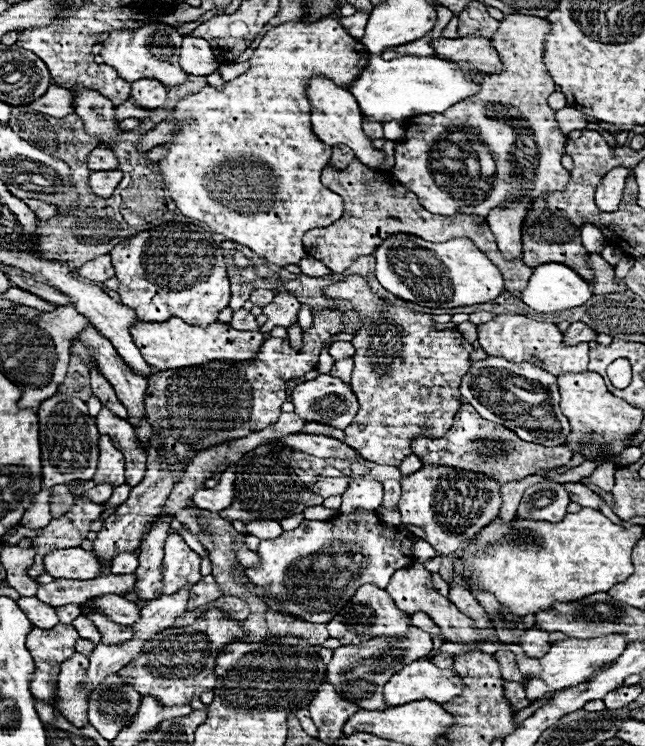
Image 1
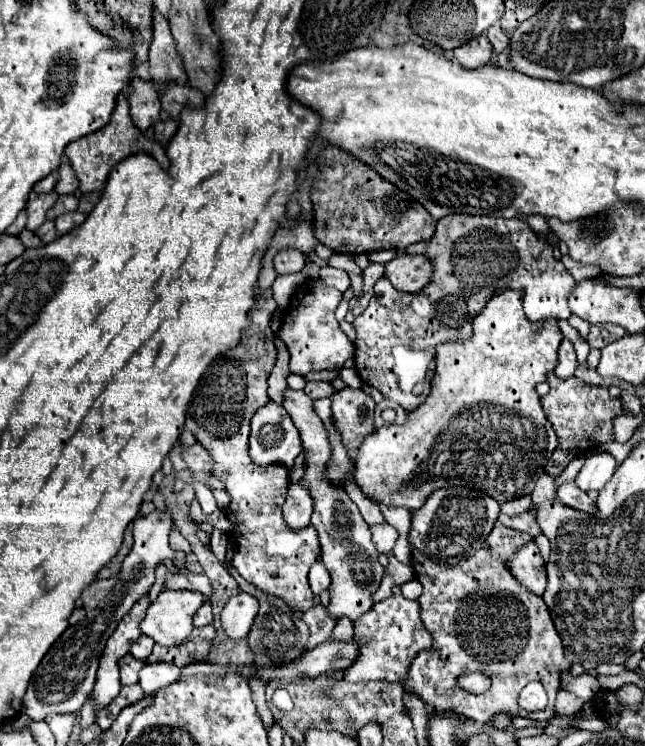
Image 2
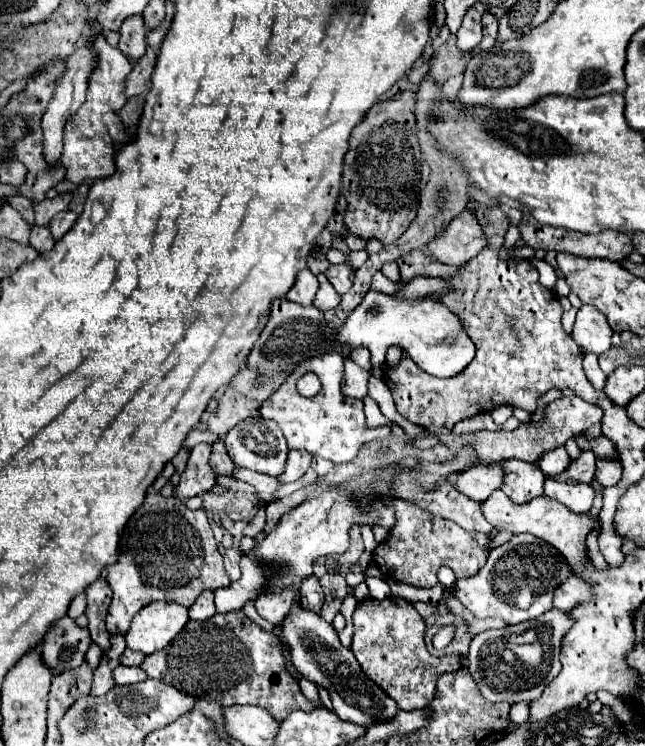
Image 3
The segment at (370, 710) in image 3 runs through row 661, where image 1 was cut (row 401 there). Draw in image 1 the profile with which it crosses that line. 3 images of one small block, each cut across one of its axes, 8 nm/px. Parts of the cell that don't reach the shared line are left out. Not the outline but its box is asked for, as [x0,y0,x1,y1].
[292,374,358,430]

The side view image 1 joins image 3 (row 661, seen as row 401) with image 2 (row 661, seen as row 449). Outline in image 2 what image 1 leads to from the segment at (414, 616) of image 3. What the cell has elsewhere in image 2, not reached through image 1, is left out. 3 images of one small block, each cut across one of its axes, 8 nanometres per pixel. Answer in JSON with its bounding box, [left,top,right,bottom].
[344,596,434,682]

